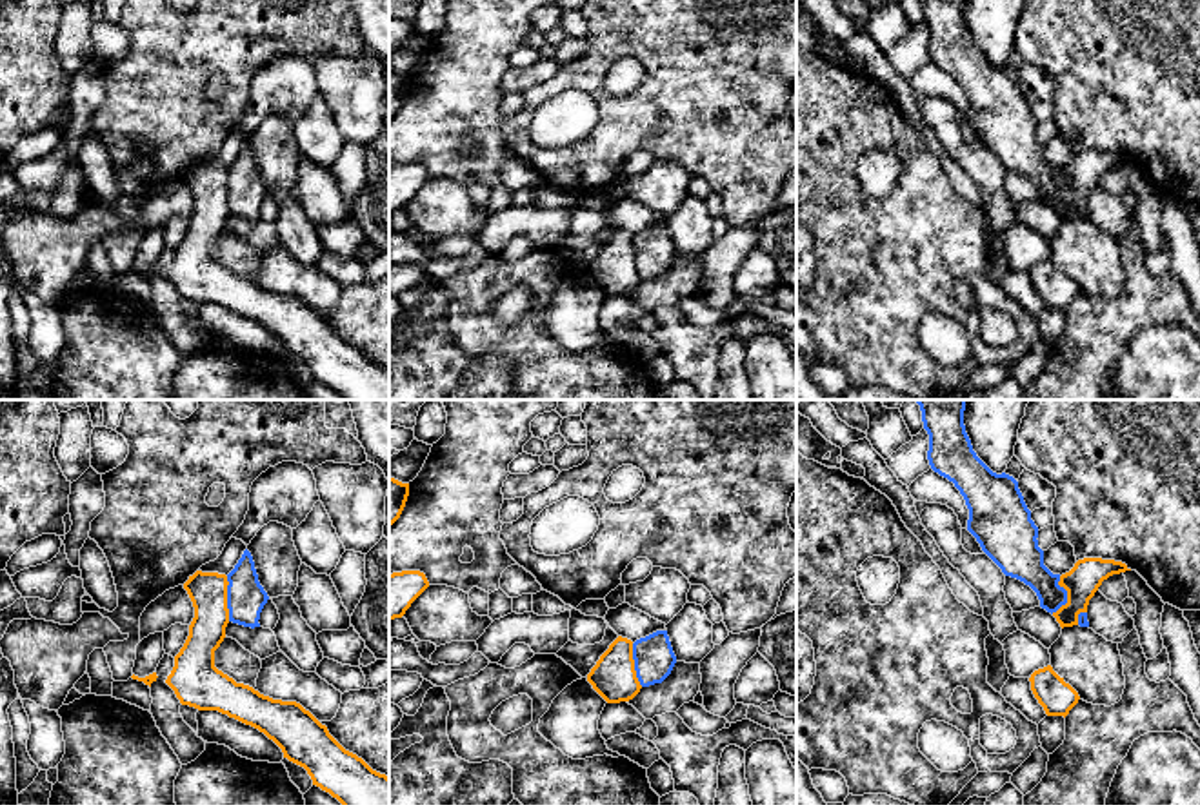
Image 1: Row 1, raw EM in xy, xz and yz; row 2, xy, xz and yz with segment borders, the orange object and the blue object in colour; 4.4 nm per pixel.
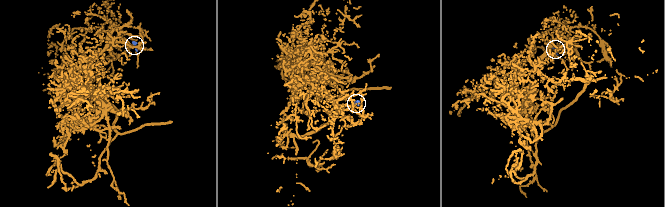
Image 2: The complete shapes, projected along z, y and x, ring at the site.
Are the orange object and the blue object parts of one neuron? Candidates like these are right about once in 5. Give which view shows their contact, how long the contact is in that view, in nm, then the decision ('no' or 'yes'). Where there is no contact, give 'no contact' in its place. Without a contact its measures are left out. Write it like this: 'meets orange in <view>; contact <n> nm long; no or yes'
meets orange in xy; contact 200 nm long; no

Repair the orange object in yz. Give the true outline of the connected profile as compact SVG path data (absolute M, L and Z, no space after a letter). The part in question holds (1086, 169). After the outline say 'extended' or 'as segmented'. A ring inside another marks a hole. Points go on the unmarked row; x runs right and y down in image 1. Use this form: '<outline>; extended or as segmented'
M1084 151L1060 169L1058 178L1067 184L1067 196L1053 209L1060 220L1078 218L1078 207L1087 205L1089 193L1095 189L1104 173L1113 167L1131 164L1125 156L1102 151Z; as segmented

